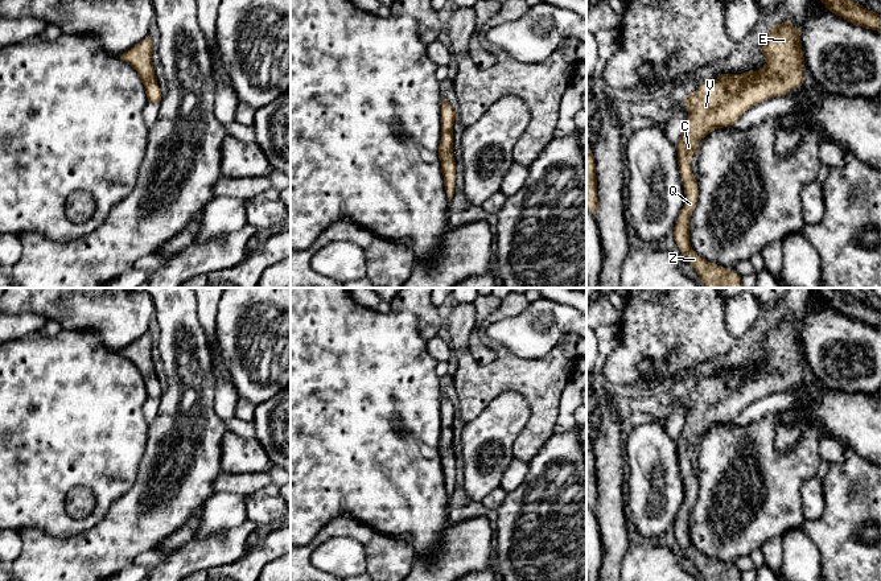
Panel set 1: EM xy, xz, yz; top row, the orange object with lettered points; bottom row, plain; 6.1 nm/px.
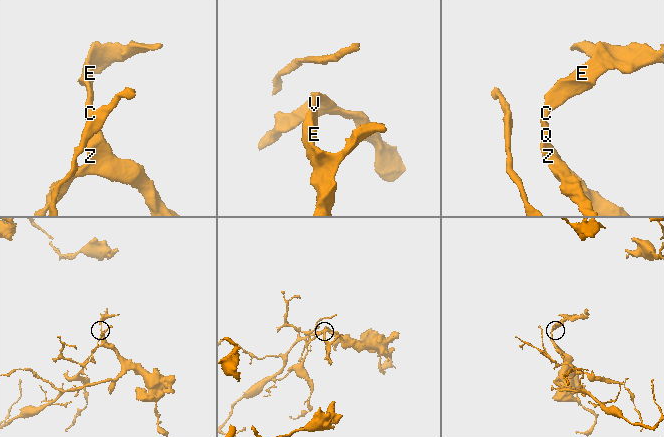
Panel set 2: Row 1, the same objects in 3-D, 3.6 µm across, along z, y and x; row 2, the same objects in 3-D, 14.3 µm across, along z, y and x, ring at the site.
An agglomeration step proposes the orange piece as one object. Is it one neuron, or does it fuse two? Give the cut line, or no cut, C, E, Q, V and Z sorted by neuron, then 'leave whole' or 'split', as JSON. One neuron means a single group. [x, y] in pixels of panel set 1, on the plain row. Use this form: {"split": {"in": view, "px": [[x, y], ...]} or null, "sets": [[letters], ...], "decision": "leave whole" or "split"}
{"split": null, "sets": [["C", "E", "Q", "V", "Z"]], "decision": "leave whole"}

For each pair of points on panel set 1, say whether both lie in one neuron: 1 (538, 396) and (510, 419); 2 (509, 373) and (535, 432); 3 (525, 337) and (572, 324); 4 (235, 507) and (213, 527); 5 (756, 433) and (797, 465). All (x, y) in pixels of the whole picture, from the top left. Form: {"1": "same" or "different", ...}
{"1": "different", "2": "same", "3": "same", "4": "same", "5": "same"}

